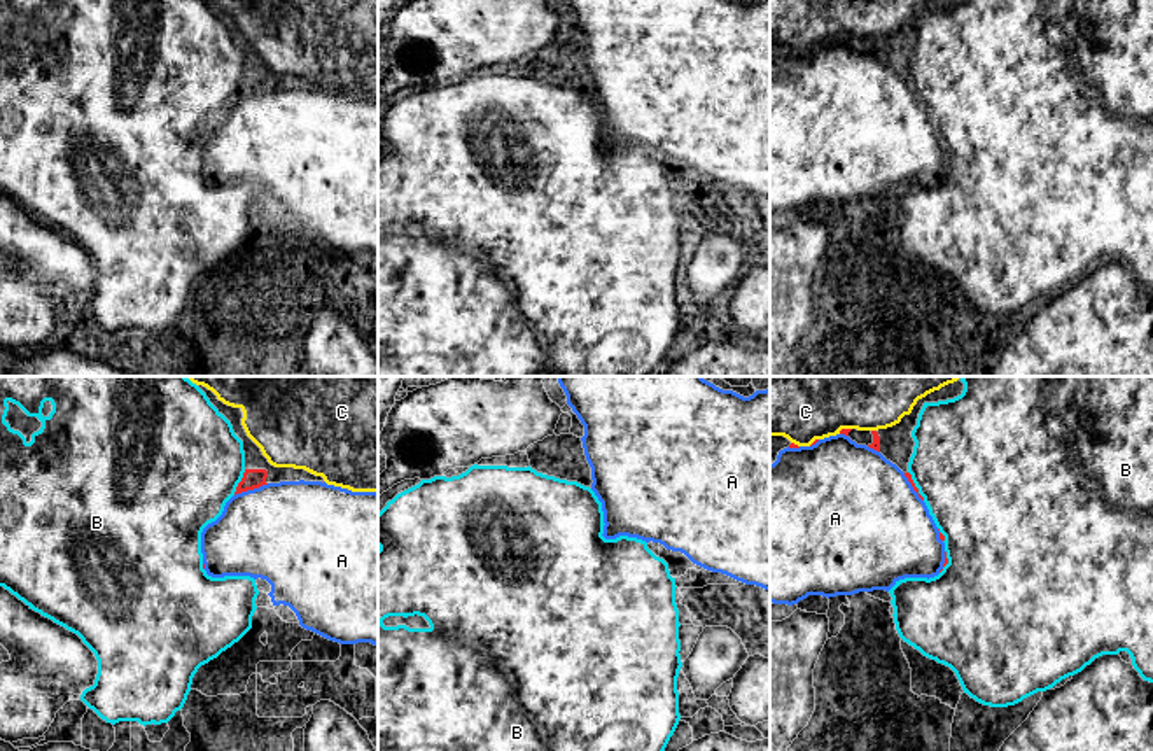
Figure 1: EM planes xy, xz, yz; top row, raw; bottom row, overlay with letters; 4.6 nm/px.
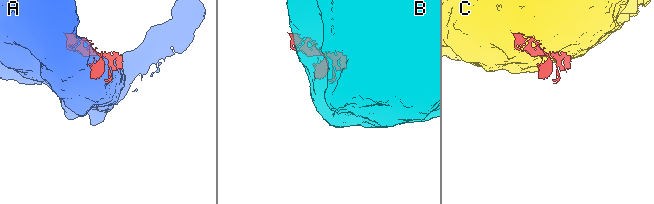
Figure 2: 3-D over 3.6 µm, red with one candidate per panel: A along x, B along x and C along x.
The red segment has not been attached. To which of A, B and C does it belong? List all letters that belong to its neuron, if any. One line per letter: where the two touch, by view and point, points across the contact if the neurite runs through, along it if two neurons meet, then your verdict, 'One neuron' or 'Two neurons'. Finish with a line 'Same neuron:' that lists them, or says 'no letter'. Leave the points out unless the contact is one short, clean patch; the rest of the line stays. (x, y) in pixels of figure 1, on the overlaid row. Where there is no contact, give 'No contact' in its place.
A: Touches red at xy (251, 489). Two neurons
B: Touches red at xy (240, 482). One neuron
C: Touches red at yz (844, 429). Two neurons
Same neuron: B

